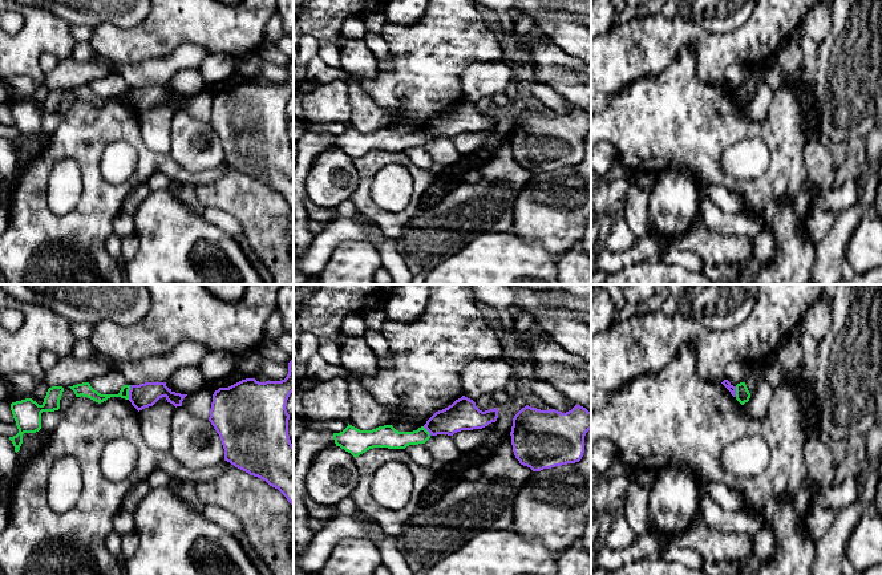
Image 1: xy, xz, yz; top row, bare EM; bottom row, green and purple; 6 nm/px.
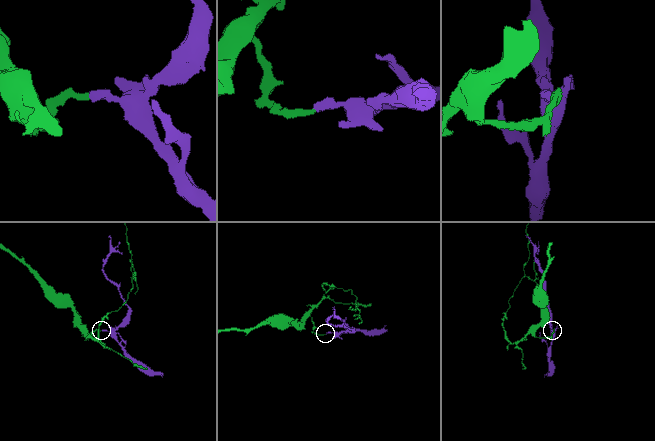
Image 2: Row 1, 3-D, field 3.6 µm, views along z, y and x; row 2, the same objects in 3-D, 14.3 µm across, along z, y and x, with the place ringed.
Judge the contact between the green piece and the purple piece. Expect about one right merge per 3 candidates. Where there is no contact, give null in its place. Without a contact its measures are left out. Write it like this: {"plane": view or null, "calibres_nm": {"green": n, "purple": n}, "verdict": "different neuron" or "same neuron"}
{"plane": "xy", "calibres_nm": {"green": 80, "purple": 150}, "verdict": "different neuron"}

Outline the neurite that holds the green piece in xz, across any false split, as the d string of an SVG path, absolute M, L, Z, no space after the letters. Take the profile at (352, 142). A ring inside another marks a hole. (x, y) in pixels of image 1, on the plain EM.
M348 126L343 134L333 135L336 149L355 161L373 150L405 151L409 147L425 146L429 141L430 135L424 129L413 134L398 134L392 127L360 133Z

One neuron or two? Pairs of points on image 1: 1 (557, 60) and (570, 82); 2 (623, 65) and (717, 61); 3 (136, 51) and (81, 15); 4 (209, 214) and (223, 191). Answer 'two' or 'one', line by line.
1: one
2: one
3: two
4: two

